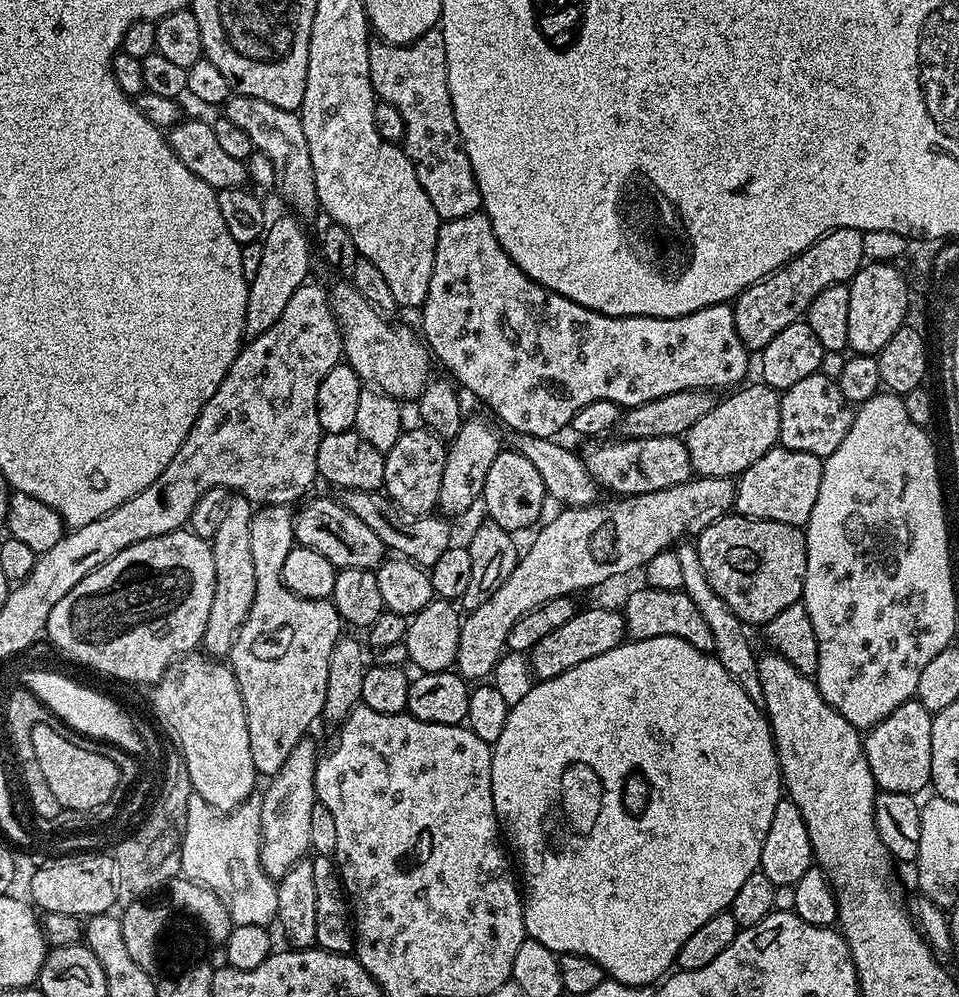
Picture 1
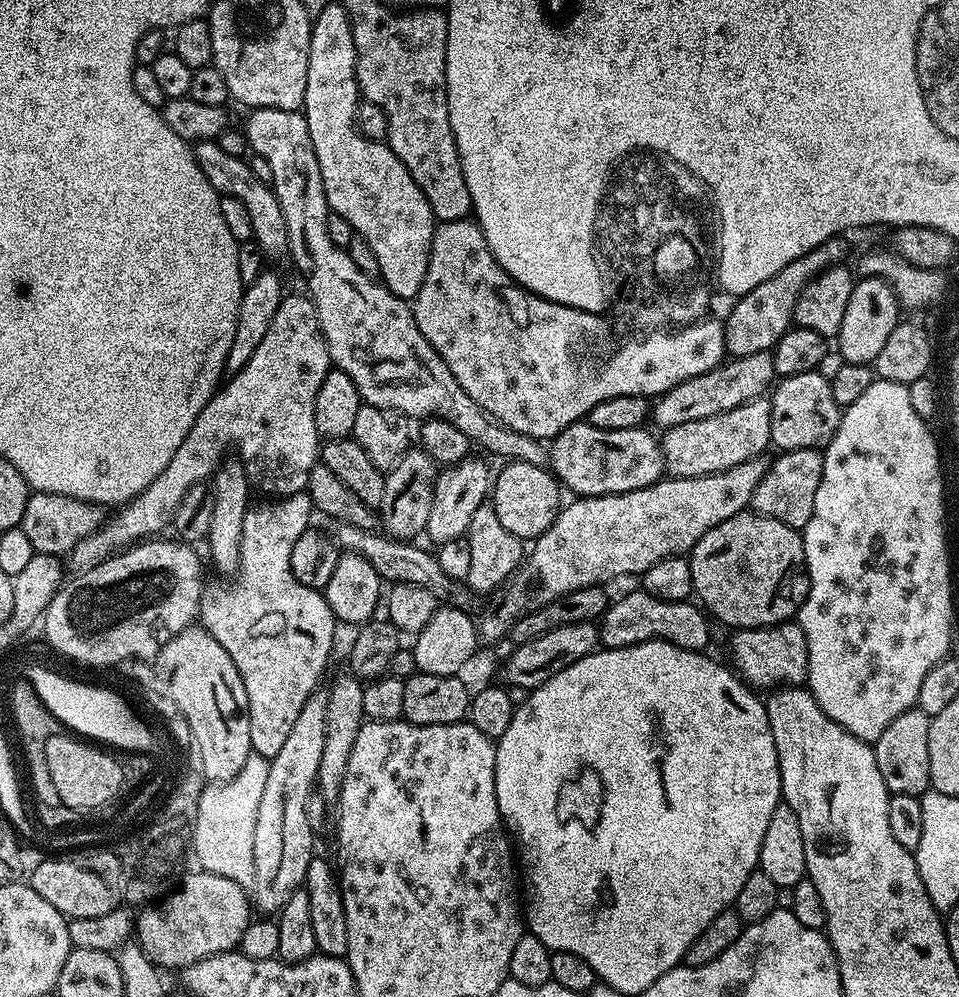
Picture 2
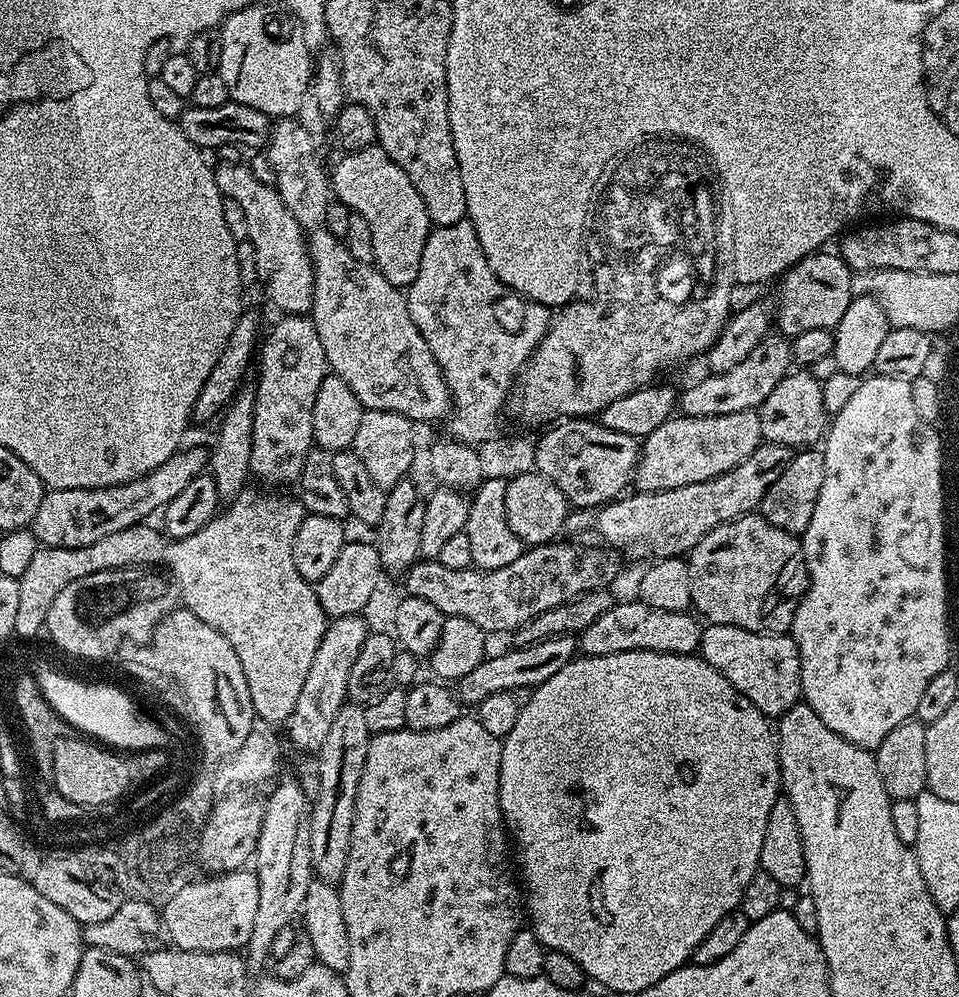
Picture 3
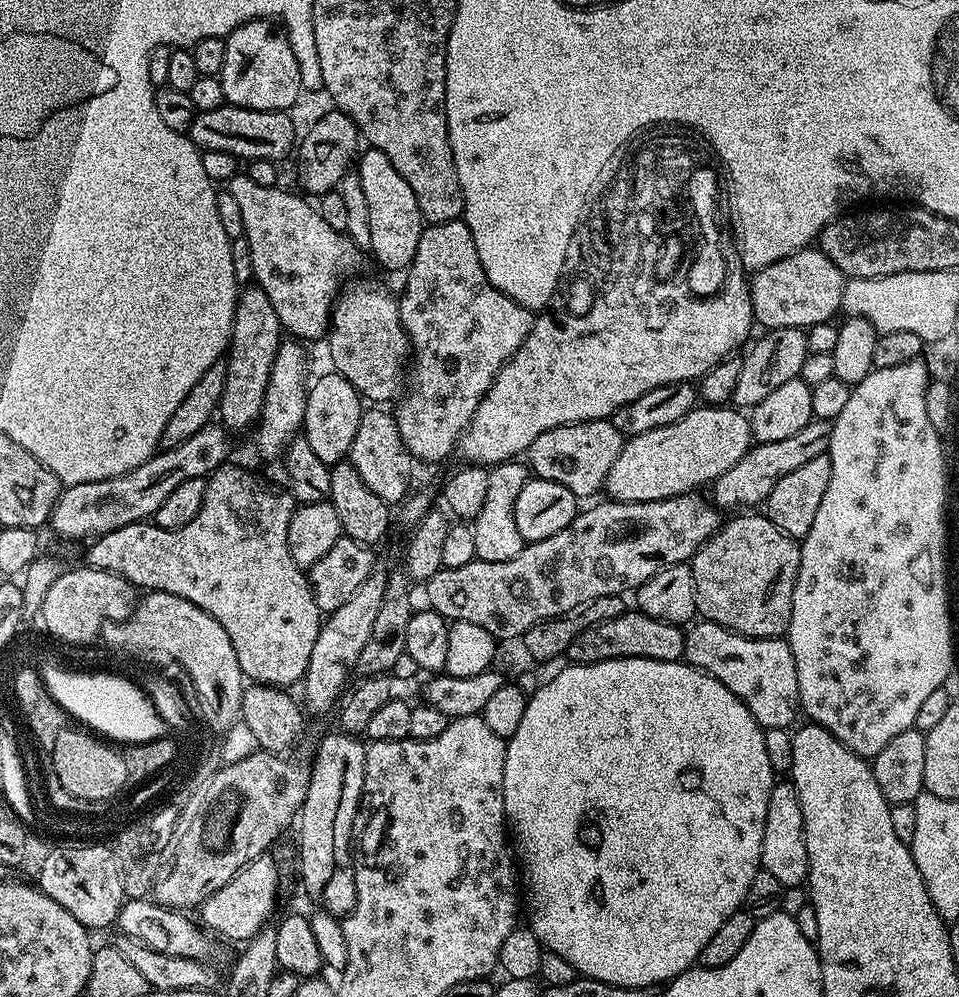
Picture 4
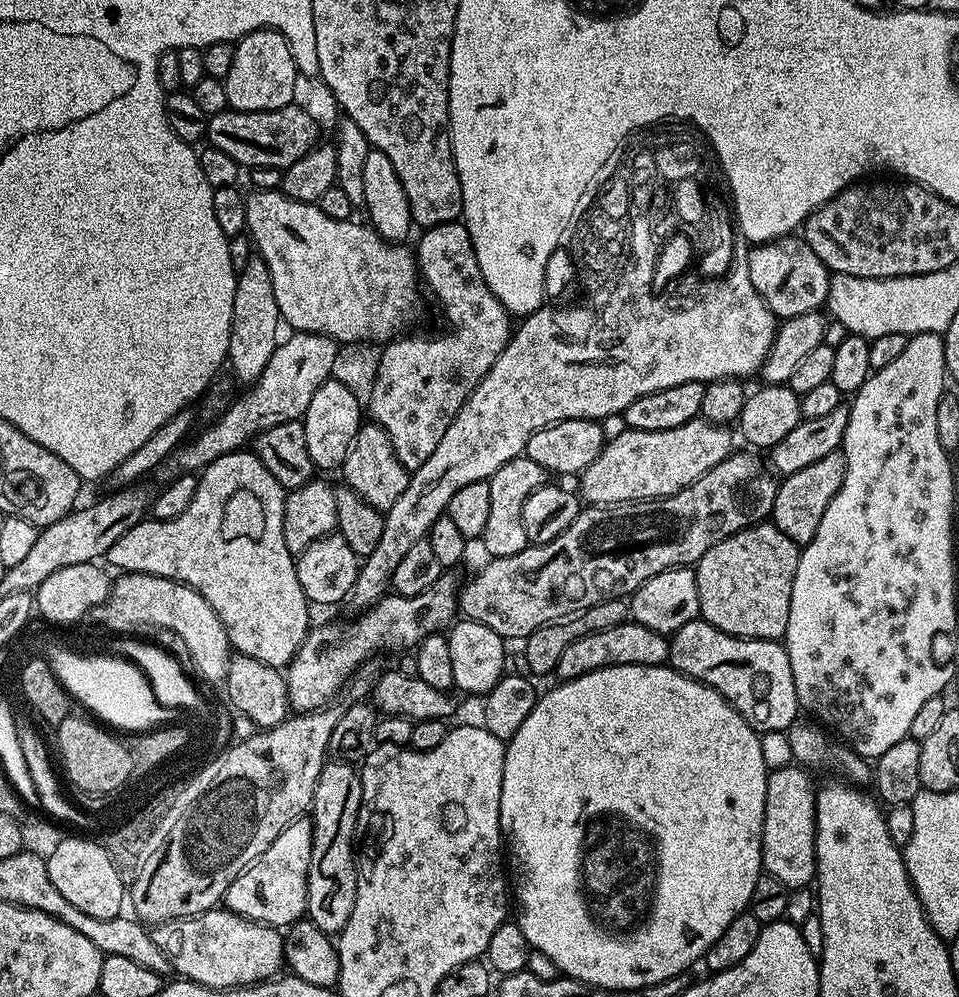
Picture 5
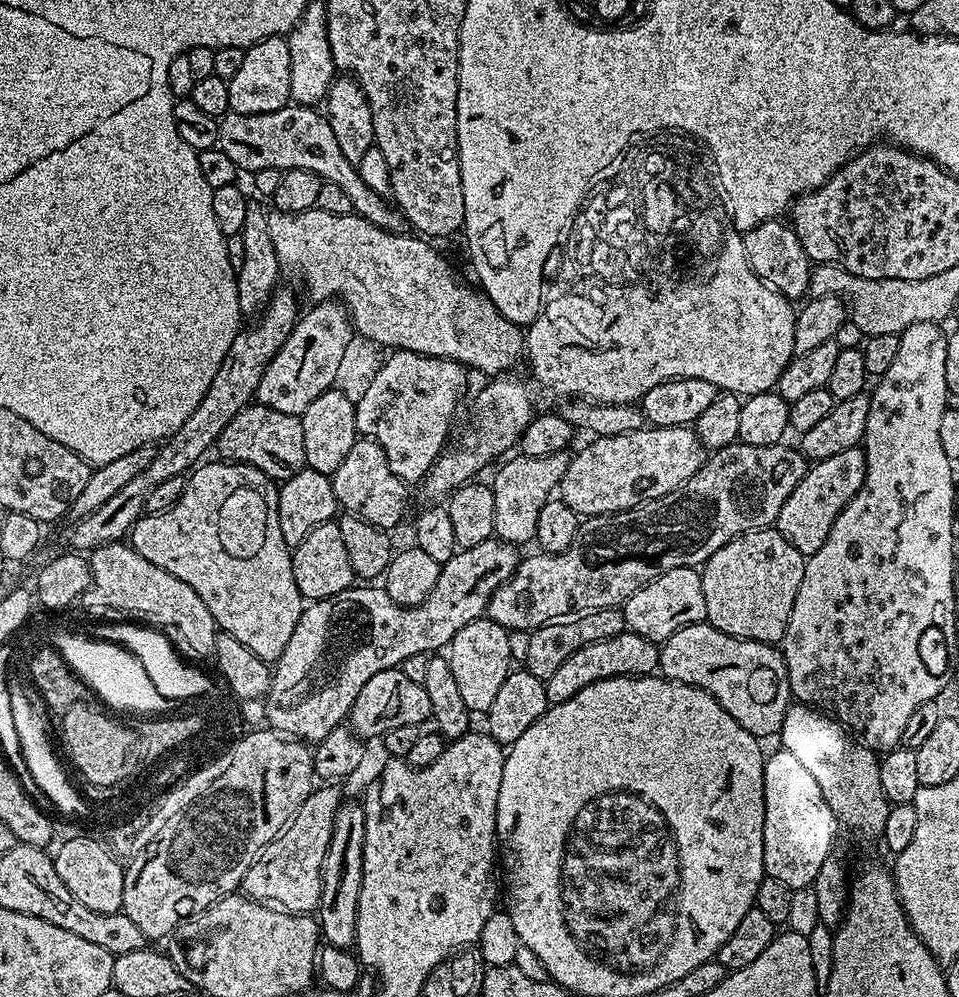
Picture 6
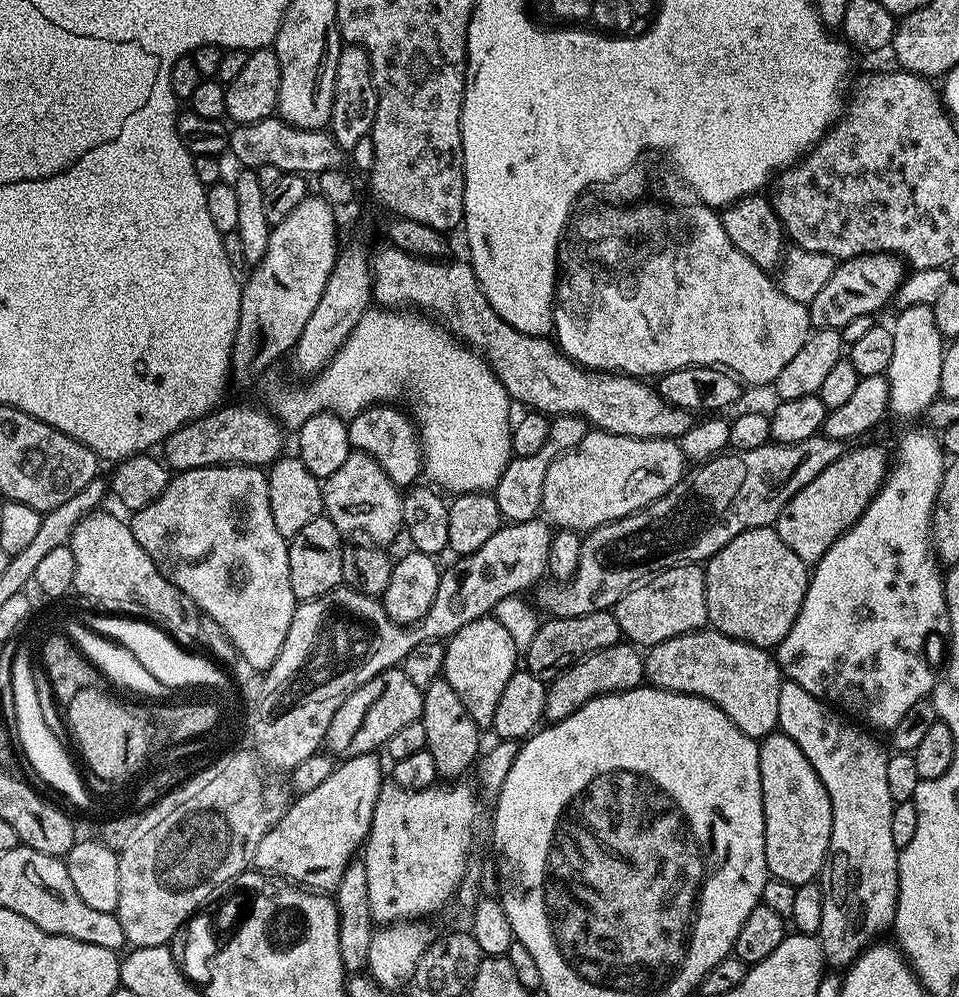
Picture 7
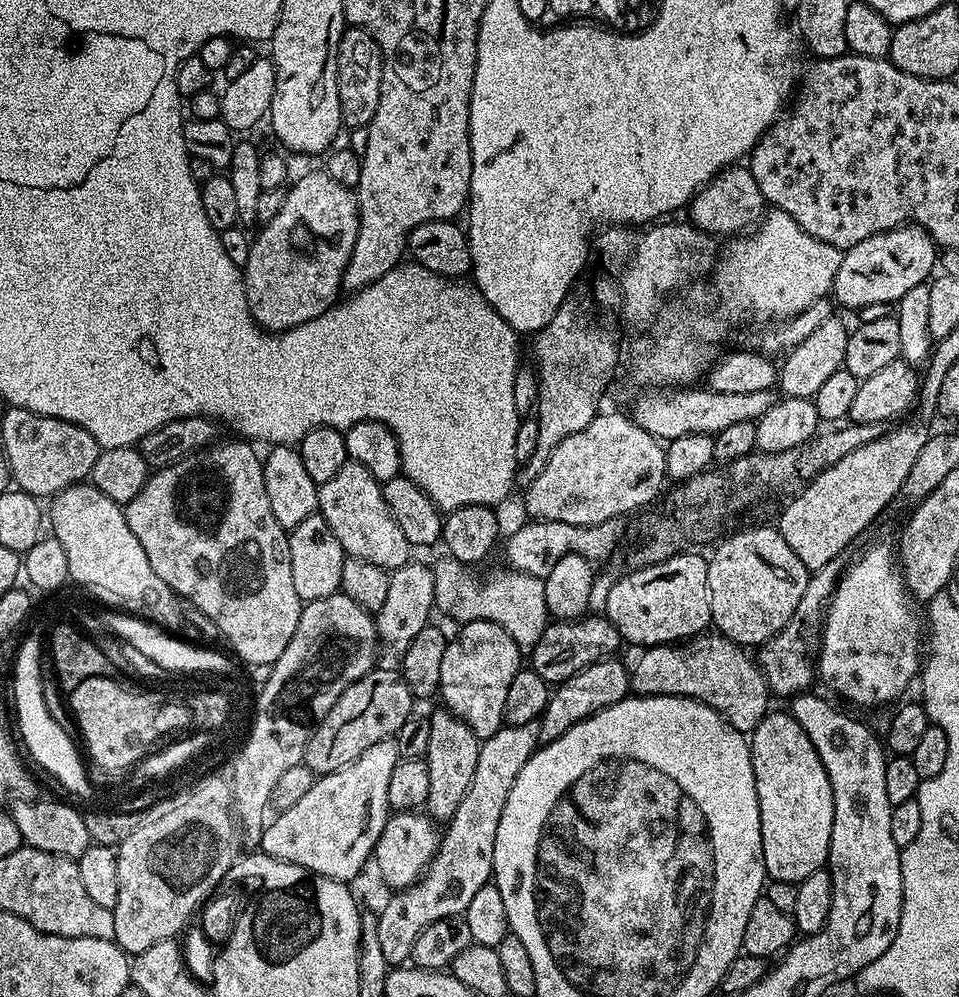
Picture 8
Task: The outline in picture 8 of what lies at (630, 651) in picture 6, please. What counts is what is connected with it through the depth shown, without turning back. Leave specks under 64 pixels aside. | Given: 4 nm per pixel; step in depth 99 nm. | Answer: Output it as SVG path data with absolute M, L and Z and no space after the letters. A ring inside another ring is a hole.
M620 658L599 660L590 666L586 666L586 670L574 674L574 678L570 678L566 683L559 685L549 695L546 710L539 719L541 745L562 738L562 734L566 734L566 730L570 730L578 722L590 718L596 712L606 710L618 702L627 700L629 695L630 668L627 663L624 665Z

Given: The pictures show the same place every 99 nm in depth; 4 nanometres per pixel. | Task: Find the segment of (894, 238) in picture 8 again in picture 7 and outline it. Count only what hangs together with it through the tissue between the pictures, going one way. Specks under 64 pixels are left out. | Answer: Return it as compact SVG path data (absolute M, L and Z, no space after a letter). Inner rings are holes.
M867 252L865 256L856 256L853 260L837 263L834 274L818 294L808 304L808 313L813 329L835 328L843 330L850 318L859 318L862 314L876 314L887 300L895 297L900 285L906 279L905 261L890 252Z

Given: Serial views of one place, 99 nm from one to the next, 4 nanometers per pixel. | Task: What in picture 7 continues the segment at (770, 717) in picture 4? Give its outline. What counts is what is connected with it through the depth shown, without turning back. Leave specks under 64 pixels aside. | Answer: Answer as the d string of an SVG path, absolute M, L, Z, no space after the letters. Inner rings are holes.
M697 630L681 636L658 642L647 649L644 656L644 678L651 687L661 688L667 692L681 692L709 700L718 706L752 740L757 742L777 731L778 728L778 690L782 683L780 665L775 655L765 649L730 638L715 630Z

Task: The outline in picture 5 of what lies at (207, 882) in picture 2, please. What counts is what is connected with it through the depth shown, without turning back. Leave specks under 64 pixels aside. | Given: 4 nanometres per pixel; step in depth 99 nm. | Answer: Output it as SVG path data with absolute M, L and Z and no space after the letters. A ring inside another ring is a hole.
M307 815L300 816L242 875L234 878L226 890L223 907L257 924L268 924L277 930L287 929L297 920L305 919L308 910L308 871L310 870L310 850L312 849L312 822Z

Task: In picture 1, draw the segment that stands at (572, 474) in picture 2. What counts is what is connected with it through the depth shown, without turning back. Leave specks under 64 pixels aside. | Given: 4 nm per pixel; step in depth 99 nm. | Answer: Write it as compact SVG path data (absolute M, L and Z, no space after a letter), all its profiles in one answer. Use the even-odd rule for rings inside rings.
M663 436L662 438L604 438L592 442L582 459L586 470L596 480L601 489L609 488L612 492L620 492L621 497L637 496L647 492L666 490L670 486L678 486L682 482L693 479L694 473L690 454L686 450L683 439L679 436Z

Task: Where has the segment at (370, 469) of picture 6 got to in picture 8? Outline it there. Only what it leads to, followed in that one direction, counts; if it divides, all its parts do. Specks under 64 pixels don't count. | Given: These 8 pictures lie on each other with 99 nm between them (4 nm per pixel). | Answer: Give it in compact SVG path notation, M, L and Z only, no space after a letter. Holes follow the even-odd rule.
M349 460L330 482L319 485L316 507L318 515L326 518L326 526L334 530L334 538L338 538L345 557L353 556L362 562L372 562L374 566L395 570L409 563L410 545L406 542L406 534L402 534L402 526L394 522L394 514L390 514L380 486L380 481L366 470L366 466Z

